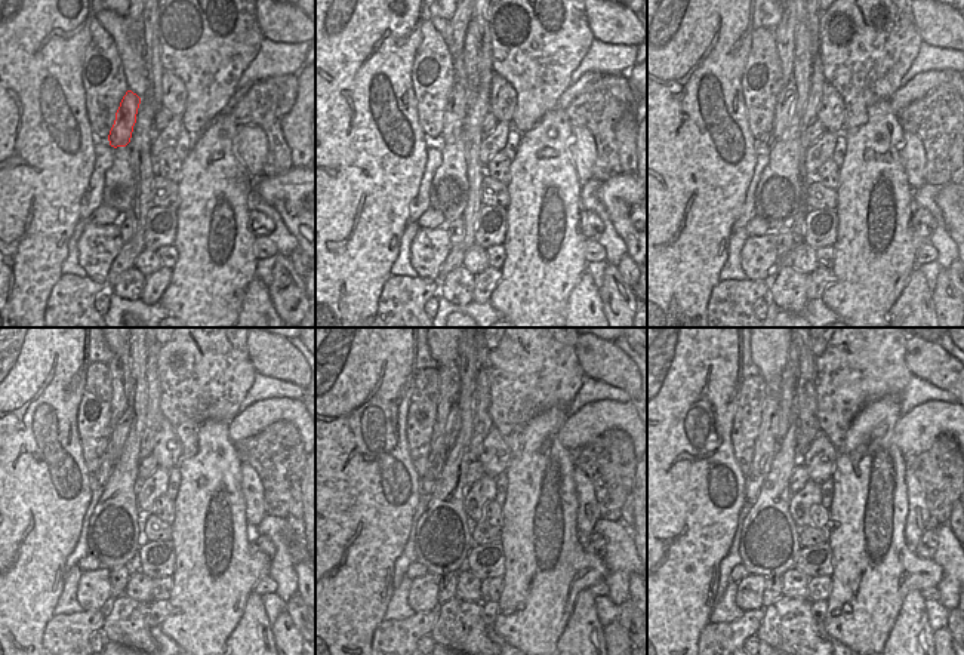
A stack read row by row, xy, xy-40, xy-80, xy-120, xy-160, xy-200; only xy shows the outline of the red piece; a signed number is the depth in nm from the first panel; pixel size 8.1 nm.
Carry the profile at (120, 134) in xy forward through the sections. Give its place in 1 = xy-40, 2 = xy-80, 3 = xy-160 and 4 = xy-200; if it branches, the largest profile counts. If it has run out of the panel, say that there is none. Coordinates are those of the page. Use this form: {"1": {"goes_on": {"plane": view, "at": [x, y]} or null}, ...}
{"1": {"goes_on": {"plane": "xy-40", "at": [455, 113]}}, "2": {"goes_on": {"plane": "xy-80", "at": [785, 101]}}, "3": {"goes_on": {"plane": "xy-160", "at": [453, 423]}}, "4": {"goes_on": {"plane": "xy-200", "at": [787, 390]}}}

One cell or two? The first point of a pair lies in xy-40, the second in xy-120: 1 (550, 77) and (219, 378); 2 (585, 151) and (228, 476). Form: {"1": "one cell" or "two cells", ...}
{"1": "one cell", "2": "two cells"}

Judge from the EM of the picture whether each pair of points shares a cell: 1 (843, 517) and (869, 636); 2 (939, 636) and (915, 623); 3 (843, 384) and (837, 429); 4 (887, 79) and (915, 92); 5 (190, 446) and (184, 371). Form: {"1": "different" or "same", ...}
{"1": "same", "2": "different", "3": "same", "4": "different", "5": "same"}

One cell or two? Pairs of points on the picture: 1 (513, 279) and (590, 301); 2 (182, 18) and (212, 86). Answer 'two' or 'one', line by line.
1: two
2: one

